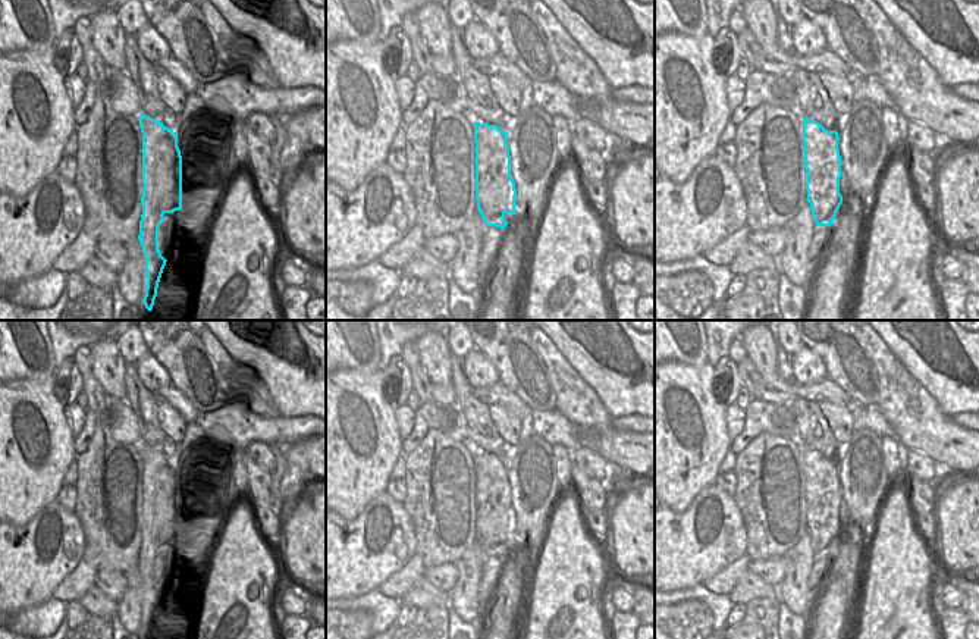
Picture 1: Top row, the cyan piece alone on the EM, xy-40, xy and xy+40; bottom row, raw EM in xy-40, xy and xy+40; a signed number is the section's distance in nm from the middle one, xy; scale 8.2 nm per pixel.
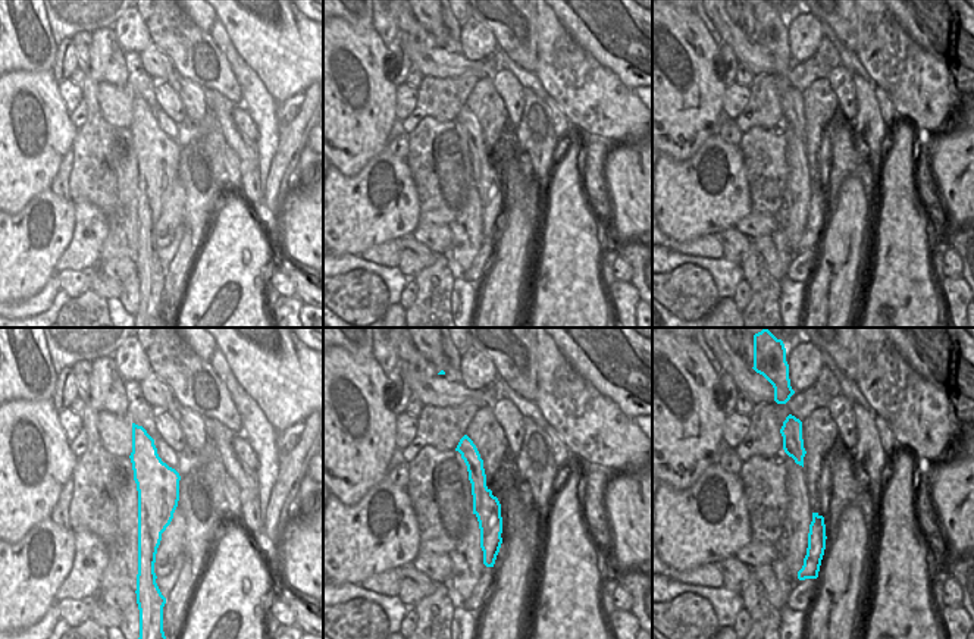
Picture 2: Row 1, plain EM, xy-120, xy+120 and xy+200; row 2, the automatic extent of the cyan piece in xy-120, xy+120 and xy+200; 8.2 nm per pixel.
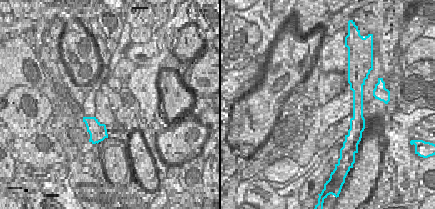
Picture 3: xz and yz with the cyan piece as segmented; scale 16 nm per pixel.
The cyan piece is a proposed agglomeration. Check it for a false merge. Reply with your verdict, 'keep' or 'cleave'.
cleave

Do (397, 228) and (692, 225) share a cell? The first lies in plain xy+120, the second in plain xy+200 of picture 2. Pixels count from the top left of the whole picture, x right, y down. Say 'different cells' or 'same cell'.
same cell

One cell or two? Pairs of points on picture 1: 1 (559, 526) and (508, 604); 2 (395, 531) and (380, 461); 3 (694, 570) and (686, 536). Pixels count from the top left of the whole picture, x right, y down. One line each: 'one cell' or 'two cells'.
1: two cells
2: two cells
3: one cell

